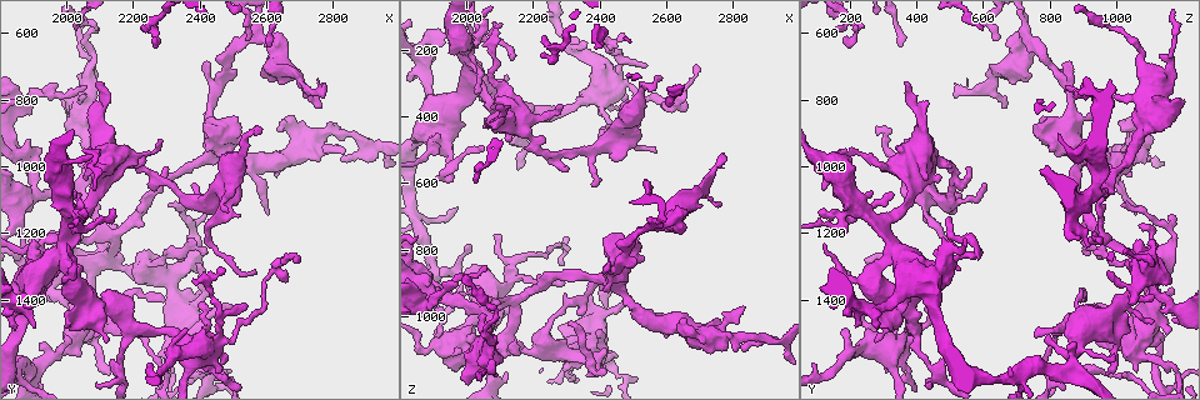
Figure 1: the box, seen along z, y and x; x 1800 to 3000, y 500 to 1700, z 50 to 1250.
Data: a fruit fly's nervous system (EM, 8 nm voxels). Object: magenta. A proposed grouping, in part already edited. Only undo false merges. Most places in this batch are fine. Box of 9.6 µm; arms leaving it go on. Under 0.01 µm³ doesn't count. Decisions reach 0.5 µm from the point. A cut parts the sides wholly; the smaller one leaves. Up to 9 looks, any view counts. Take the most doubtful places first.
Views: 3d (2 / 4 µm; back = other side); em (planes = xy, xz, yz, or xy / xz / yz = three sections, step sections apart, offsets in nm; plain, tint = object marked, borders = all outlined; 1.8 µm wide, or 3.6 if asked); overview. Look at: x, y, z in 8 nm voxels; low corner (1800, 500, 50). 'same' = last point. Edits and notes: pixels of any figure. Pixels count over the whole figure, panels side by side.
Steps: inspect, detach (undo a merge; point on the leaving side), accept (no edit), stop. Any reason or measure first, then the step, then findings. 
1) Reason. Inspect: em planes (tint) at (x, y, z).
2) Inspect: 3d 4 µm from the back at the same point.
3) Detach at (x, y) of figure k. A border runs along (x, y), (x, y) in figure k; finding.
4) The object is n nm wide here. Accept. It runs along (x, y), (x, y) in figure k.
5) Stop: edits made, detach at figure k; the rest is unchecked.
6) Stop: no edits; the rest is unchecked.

Thin neck. Inspect: 3d 4 µm at (2110, 1280, 1070).

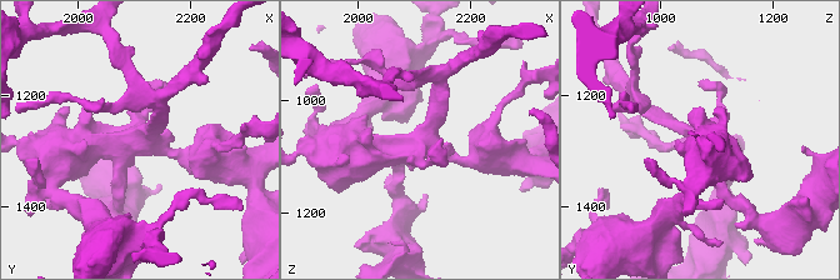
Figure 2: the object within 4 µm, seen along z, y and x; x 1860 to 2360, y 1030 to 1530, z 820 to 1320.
Inspect: em planes (borders) at (2110, 1280, 1075).

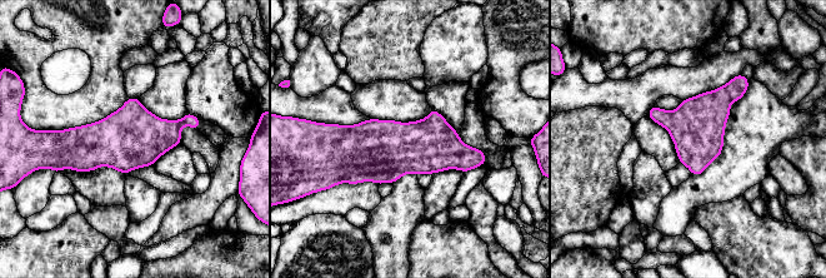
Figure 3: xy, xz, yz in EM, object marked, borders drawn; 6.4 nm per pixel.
The object is 360 nm wide here. Accept. One cell here.

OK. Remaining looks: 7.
Sharp bend. Inspect: em 3.6 µm planes (tint) at (2380, 1430, 1090).

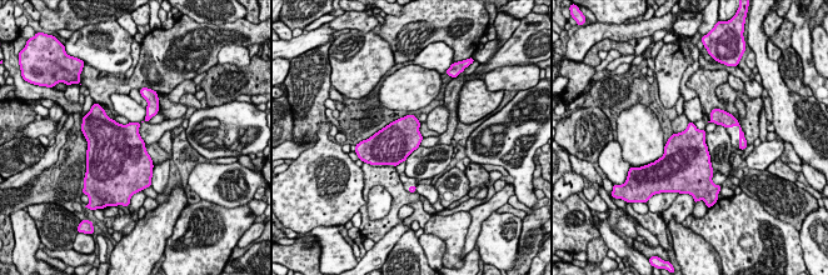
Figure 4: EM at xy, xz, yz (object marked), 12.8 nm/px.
Accept. Continuous, no second cell.

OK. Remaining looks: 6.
Branch point. Inspect: em 3.6 µm planes (tint) at (2090, 1420, 330).

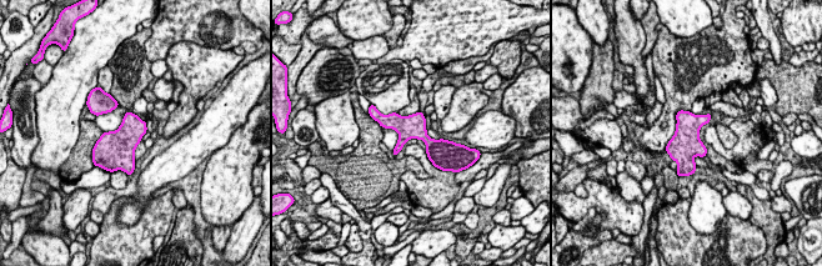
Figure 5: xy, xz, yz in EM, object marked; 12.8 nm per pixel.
Accept. It runs along (379, 116), (414, 126), (439, 152) in figure 5; one cell here.

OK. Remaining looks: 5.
Abrupt turn. Inspect: em yz step 16 (tint) at (2270, 1040, 510).

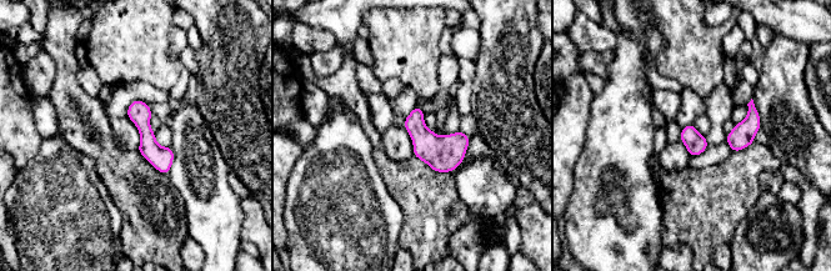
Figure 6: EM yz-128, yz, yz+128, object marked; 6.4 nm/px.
Another direction. Inspect: em planes (tint) at the same point.

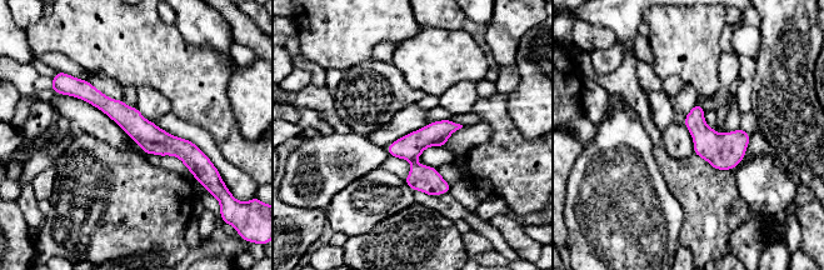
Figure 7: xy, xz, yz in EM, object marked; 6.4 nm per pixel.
Accept. It runs along (71, 91), (203, 160) in figure 7; one cell here.

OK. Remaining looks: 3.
Stop: no edits; the rest is unchecked.

